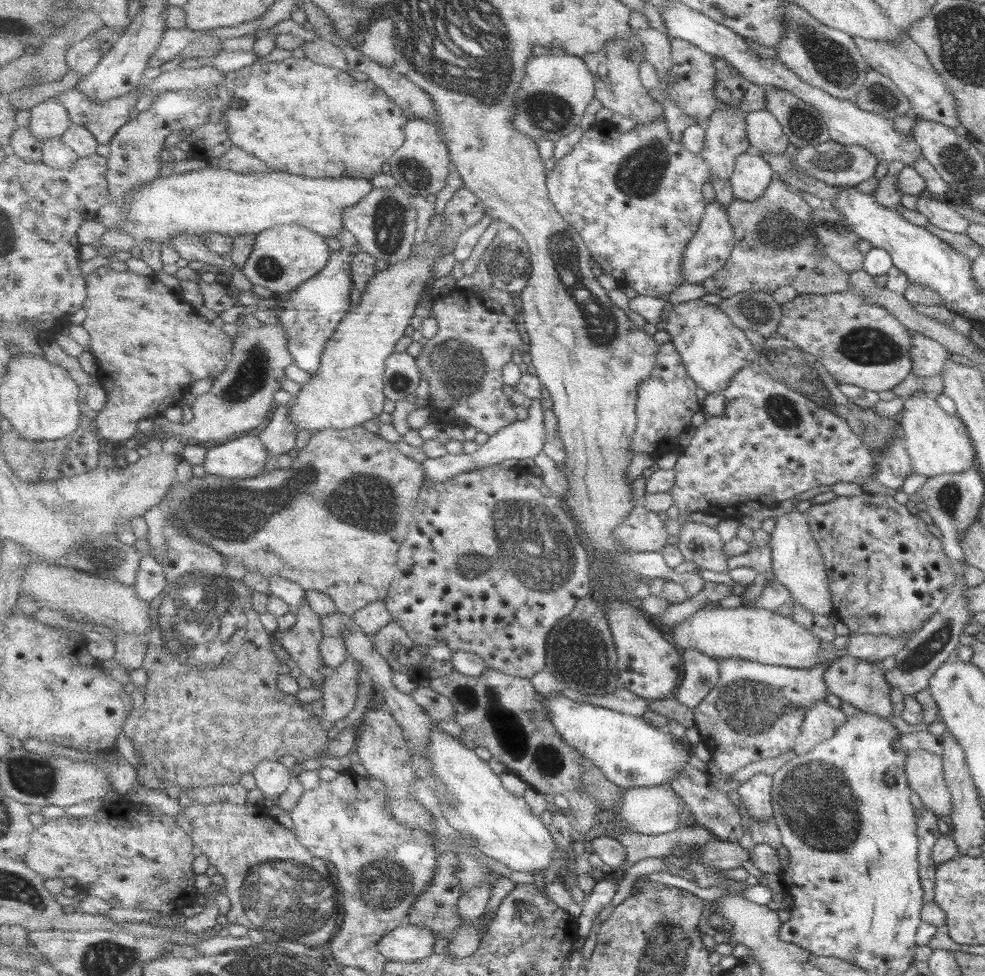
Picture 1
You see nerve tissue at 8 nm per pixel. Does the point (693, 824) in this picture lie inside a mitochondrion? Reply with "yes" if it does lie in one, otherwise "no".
no

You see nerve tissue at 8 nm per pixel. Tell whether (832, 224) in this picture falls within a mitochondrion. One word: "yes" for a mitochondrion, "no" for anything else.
yes

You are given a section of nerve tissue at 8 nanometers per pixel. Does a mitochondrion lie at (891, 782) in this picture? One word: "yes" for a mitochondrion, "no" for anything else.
no

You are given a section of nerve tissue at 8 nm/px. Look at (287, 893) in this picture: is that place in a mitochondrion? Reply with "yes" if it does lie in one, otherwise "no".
yes

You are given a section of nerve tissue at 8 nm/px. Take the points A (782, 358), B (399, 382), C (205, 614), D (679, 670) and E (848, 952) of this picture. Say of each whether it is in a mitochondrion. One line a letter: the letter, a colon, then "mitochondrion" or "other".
A: mitochondrion
B: mitochondrion
C: mitochondrion
D: other
E: other

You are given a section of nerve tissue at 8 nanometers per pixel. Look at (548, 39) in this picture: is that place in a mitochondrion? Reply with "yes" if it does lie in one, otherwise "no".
no

